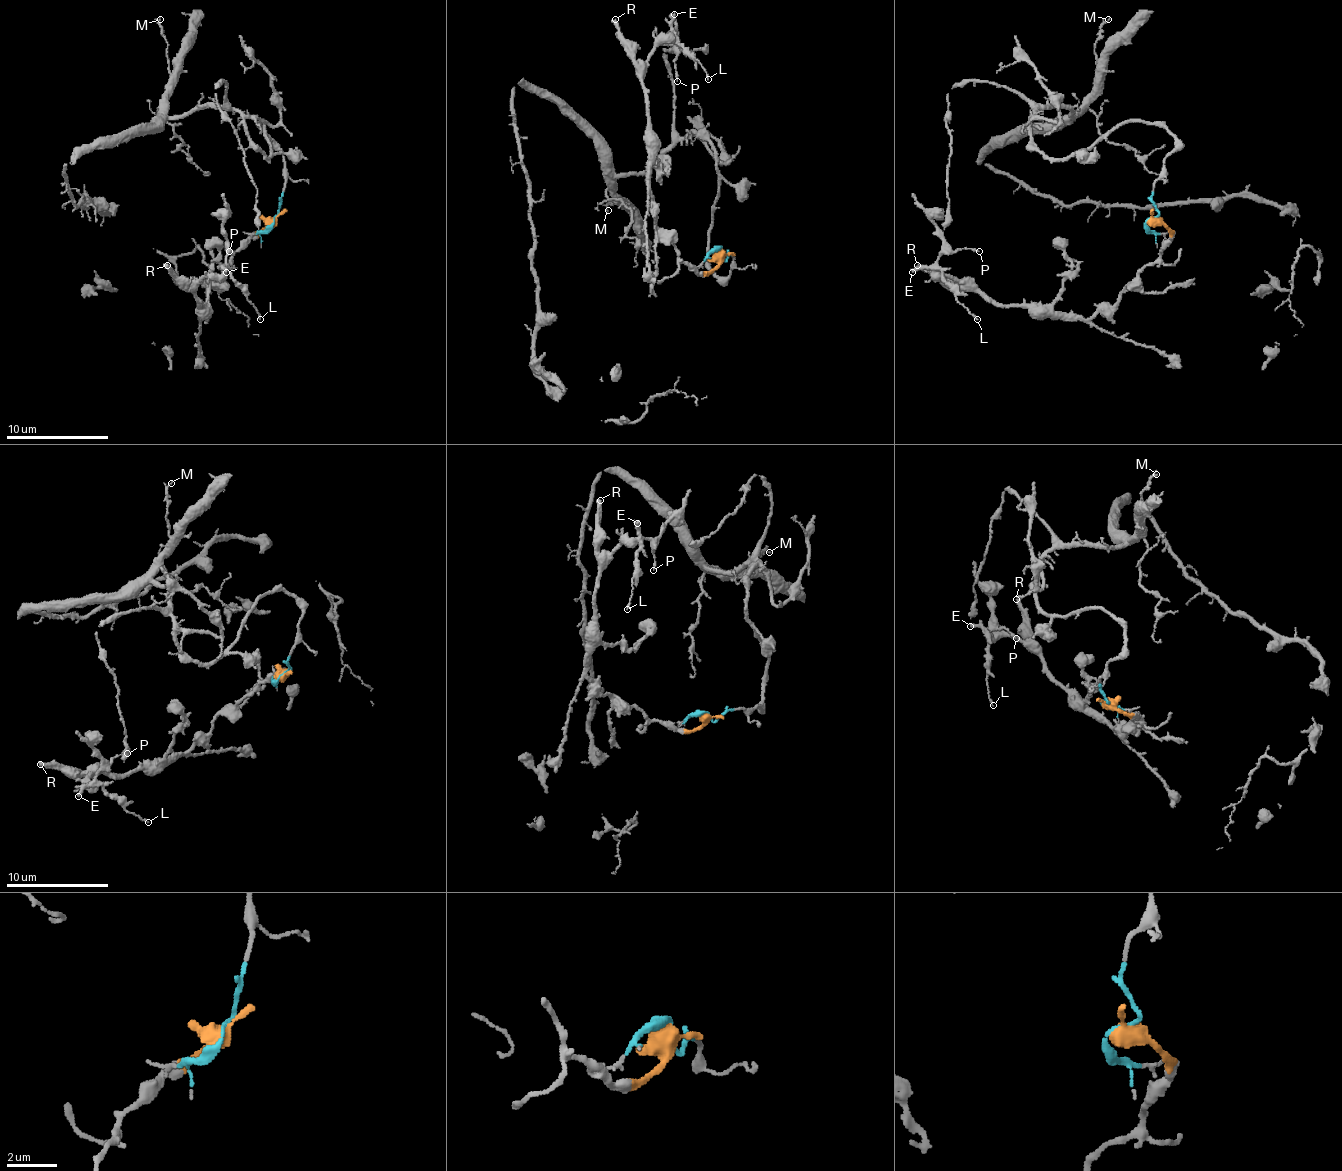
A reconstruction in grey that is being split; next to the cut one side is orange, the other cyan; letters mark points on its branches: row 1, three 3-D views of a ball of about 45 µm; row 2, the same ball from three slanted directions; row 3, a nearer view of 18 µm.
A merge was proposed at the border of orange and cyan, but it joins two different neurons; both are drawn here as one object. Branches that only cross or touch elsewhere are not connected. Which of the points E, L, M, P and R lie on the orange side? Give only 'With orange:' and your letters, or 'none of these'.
With orange: E, L, P, R

